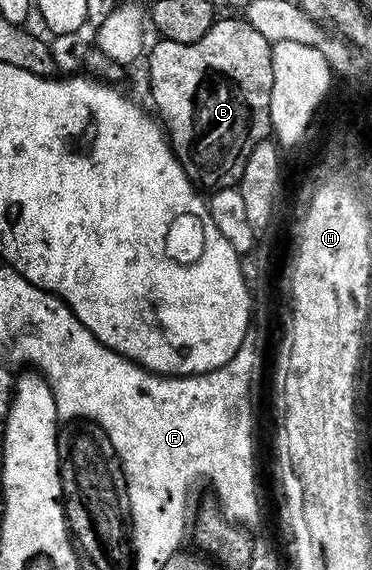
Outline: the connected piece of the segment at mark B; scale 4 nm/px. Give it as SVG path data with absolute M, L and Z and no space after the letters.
M226 16L223 22L222 19L215 21L208 36L196 44L176 44L165 40L159 43L150 54L150 90L162 113L161 121L168 131L178 161L186 169L191 182L202 188L207 186L210 192L237 187L245 176L246 162L255 147L272 130L270 86L274 82L274 46L260 36L250 22L238 16Z

